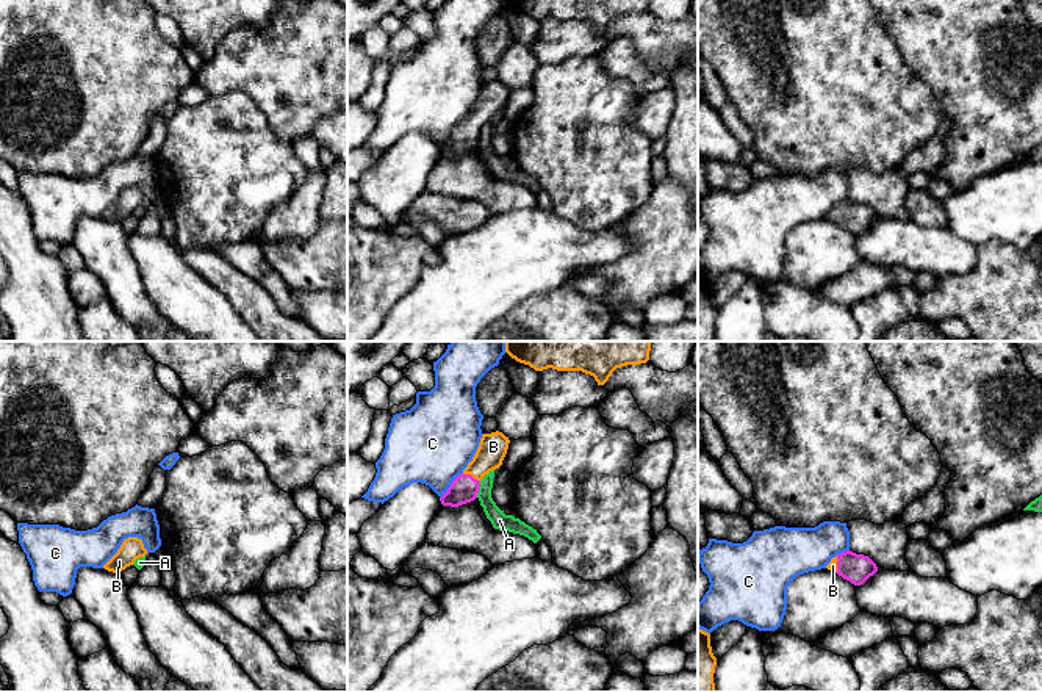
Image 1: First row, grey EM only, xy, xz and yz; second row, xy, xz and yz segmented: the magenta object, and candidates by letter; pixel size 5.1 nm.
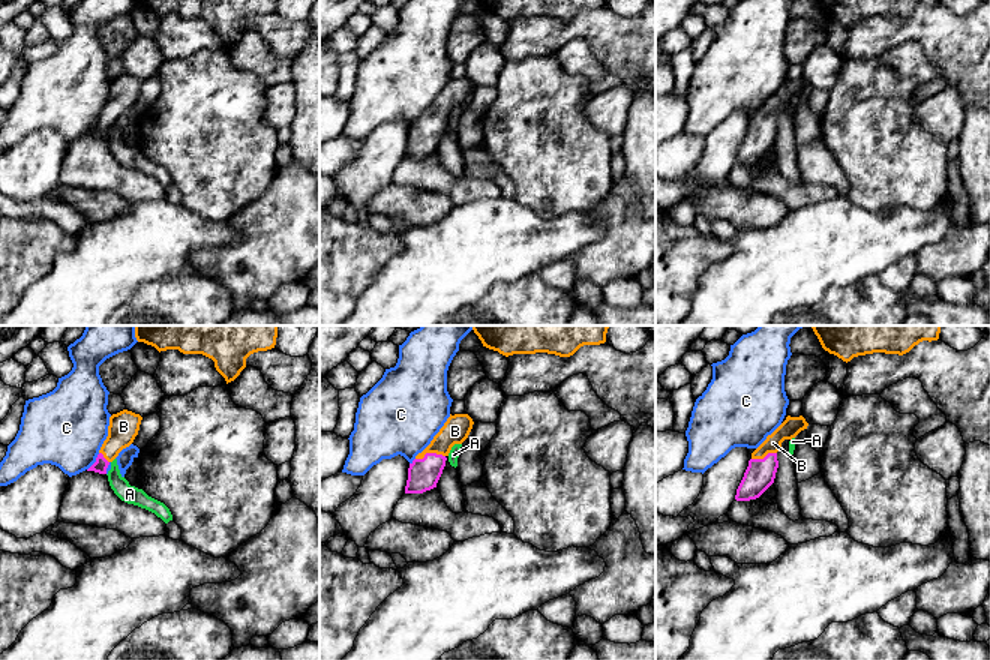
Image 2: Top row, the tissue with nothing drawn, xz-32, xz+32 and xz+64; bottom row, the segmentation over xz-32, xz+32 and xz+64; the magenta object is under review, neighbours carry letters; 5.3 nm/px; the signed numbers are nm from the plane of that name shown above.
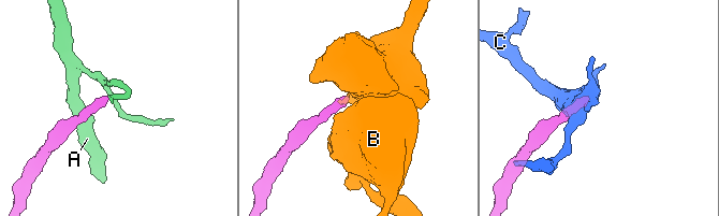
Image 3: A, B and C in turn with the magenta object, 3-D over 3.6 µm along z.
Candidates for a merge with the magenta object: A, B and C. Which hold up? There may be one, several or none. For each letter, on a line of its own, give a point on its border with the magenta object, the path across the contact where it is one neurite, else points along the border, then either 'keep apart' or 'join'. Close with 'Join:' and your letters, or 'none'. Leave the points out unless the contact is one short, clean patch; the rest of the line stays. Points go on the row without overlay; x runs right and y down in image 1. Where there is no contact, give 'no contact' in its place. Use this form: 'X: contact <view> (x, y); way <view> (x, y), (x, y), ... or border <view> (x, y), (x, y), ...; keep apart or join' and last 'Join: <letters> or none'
A: contact xz (477, 138); border xz (481, 130), (476, 146); keep apart
B: contact xz (470, 124); way xz (463, 138), (470, 124), (490, 104), (493, 96); join
C: contact xz (451, 135); border xz (462, 121), (440, 147); keep apart
Join: B

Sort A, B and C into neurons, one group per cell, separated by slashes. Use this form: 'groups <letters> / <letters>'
groups A / B / C

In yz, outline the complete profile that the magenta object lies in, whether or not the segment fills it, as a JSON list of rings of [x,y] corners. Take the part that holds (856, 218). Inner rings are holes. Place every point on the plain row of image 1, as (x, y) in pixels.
[[[850,199],[832,207],[826,218],[854,235],[864,233],[878,221],[876,213],[868,205]]]

